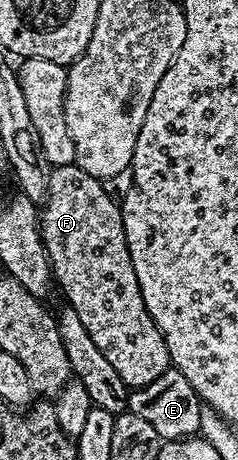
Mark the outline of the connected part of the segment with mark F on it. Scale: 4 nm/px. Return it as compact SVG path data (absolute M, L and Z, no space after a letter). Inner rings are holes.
M74 162L52 168L49 193L39 214L41 236L56 286L65 294L64 302L79 313L79 321L83 321L87 333L91 333L91 341L99 345L99 353L111 361L115 373L123 377L130 389L151 385L155 377L163 377L163 373L171 367L167 341L163 341L161 330L155 325L151 313L147 313L147 305L143 305L143 293L139 289L139 277L135 277L135 265L131 265L118 200L111 198L102 180L91 177L91 173Z

